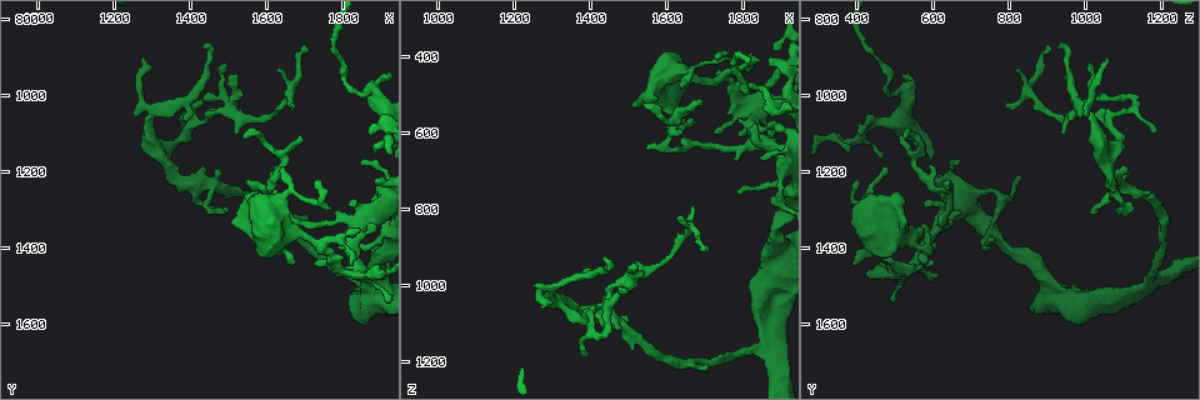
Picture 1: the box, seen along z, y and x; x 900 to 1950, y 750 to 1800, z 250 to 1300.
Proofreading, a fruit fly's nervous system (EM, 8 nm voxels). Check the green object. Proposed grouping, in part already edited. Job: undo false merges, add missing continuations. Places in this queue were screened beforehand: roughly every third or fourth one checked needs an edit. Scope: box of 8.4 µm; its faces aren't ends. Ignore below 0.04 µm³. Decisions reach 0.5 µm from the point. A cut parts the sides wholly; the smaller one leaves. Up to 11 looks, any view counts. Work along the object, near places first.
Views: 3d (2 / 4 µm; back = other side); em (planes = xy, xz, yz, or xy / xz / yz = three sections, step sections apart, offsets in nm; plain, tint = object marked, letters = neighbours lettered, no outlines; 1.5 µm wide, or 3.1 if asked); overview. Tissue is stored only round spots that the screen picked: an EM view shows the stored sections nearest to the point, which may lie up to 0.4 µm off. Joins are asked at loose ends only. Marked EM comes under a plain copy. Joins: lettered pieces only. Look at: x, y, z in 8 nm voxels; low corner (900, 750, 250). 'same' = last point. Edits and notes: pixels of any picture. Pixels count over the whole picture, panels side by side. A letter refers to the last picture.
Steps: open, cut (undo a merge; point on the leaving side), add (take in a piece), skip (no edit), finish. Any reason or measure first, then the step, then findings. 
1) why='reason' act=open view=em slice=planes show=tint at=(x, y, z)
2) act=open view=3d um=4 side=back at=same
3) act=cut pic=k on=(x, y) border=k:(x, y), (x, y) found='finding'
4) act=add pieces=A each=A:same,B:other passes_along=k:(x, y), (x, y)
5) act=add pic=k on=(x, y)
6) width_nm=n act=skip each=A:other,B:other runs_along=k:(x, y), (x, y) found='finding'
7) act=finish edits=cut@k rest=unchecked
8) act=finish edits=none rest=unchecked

why='sudden change in width' act=open view=3d um=4 at=(1850, 1545, 1015)

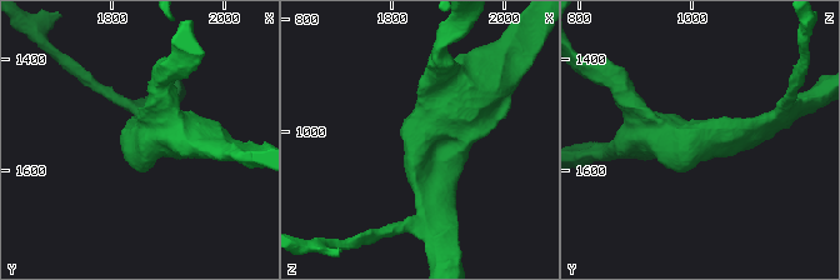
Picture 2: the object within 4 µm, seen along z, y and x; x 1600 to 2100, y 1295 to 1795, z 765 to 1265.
why='need the tissue' act=open view=em slice=planes show=tint at=(1855, 1545, 1015)

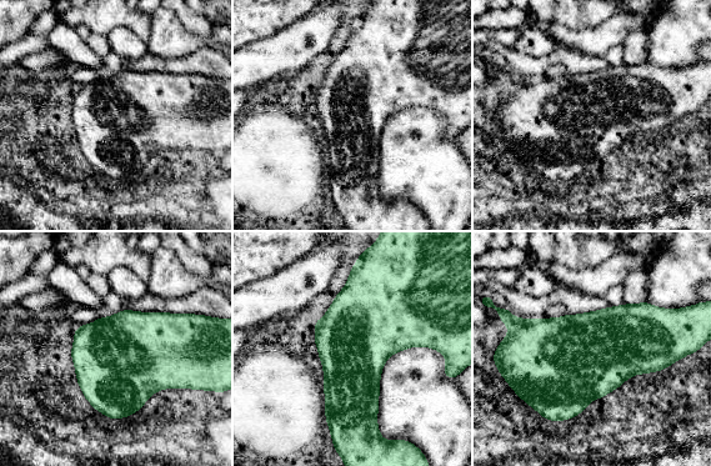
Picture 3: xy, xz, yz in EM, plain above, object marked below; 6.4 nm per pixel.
why='see the neighbours' act=open view=em slice=planes show=letters at=same

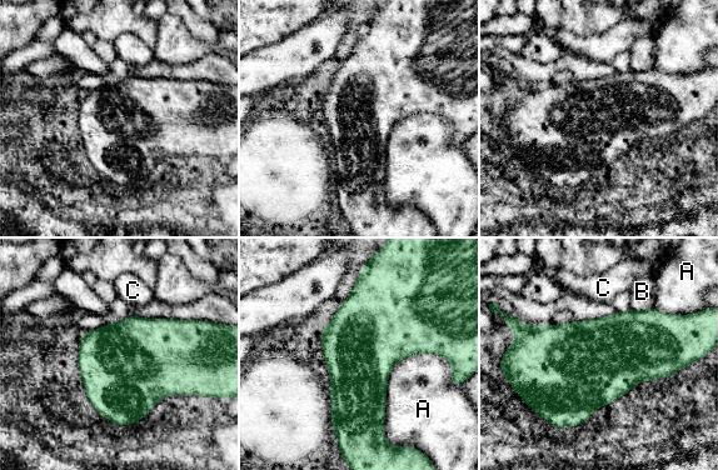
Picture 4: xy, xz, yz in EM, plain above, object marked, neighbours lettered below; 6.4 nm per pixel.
act=skip each=A:other,B:other,C:other border=4:(447, 358), (394, 365), (385, 440) found='all the same neuron'

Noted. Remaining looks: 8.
why='sharp bend' act=open view=3d um=4 at=(1835, 1460, 550)

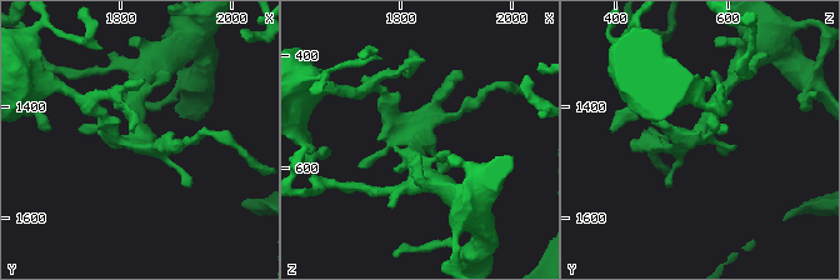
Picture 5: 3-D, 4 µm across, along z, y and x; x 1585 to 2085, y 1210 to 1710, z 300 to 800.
act=open view=em slice=xz step=4 show=tint at=(1830, 1460, 545)

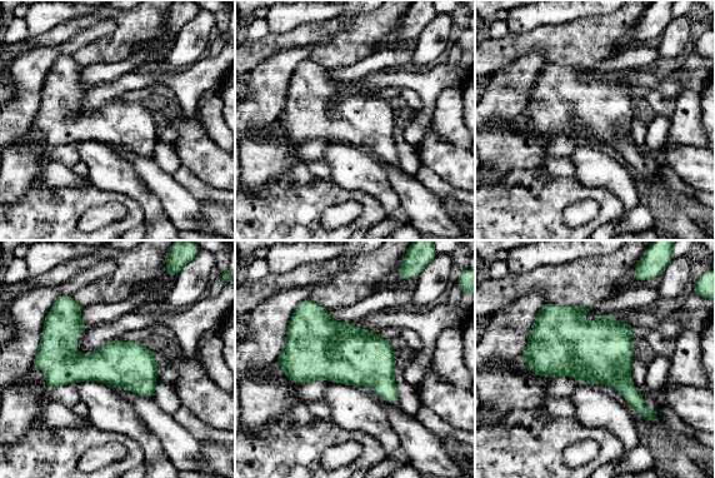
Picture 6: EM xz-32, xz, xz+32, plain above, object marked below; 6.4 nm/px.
why='another direction' act=open view=em slice=planes show=letters at=same

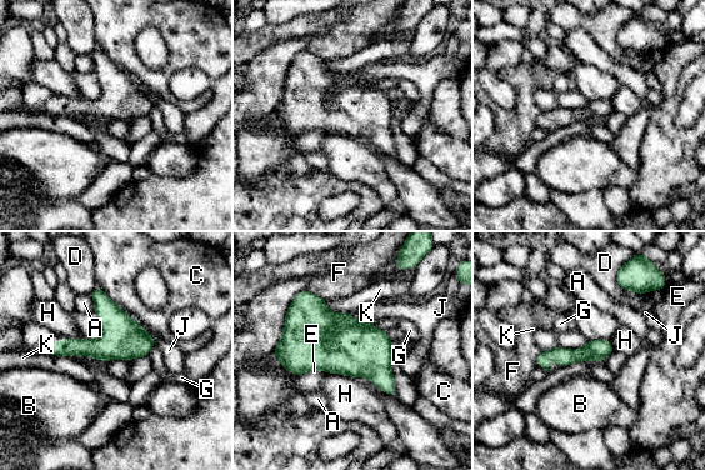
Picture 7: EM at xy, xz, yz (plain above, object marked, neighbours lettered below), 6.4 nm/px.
width_nm=140 act=skip each=A:other,B:other,C:other,D:other,E:other,F:other,G:other,H:other,J:other,K:other runs_along=7:(609, 346), (540, 363) found='one neuron here'

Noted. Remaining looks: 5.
why='thin end' act=open view=3d um=4 at=(1490, 1300, 1025)

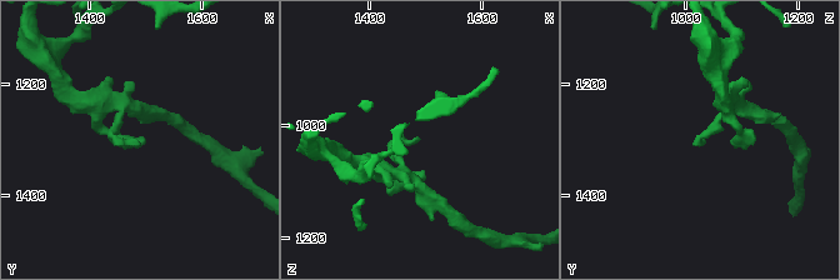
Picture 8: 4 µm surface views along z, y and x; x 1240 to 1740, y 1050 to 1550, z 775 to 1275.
why='need the tissue' act=open view=em um=3.1 slice=xz step=16 show=tint at=(1495, 1300, 1020)

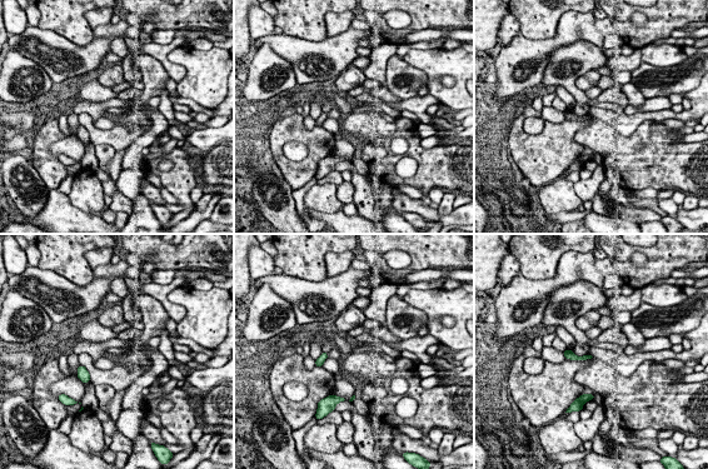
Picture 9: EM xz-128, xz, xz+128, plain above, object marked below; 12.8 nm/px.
act=open view=em um=3.1 slice=planes show=letters at=same

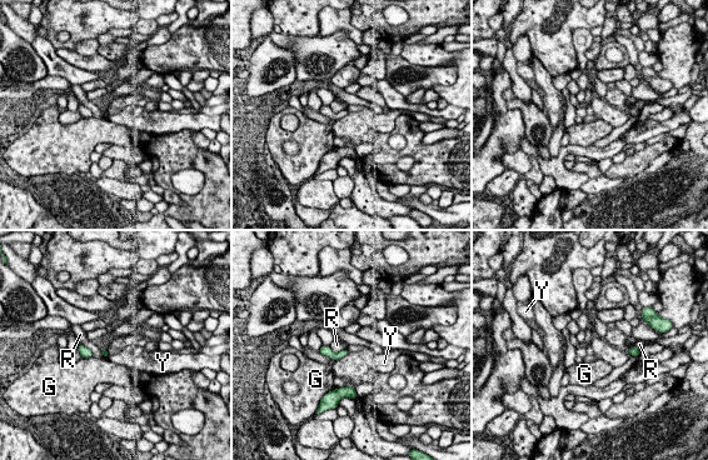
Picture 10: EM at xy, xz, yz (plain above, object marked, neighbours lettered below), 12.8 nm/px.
act=skip each=G:other,R:other,Y:other border=10:(329, 345), (335, 353), (345, 348) found='none of them fits'

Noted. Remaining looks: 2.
why='sharp bend' act=open view=em slice=yz step=4 show=tint at=(1890, 1000, 525)

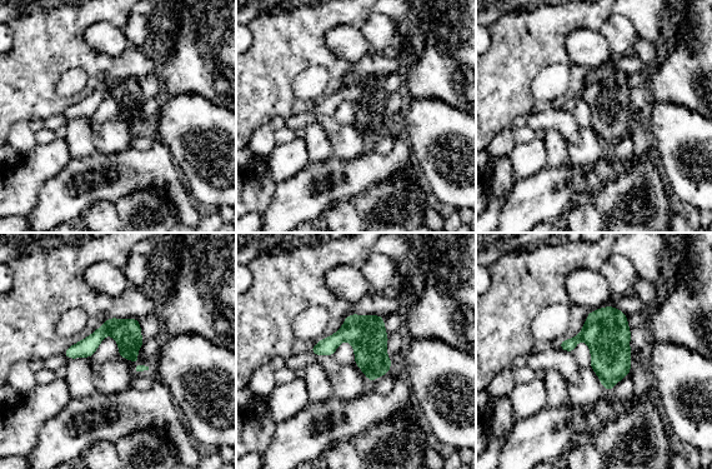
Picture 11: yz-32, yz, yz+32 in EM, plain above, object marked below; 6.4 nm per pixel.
act=open view=em slice=yz step=4 show=letters at=same

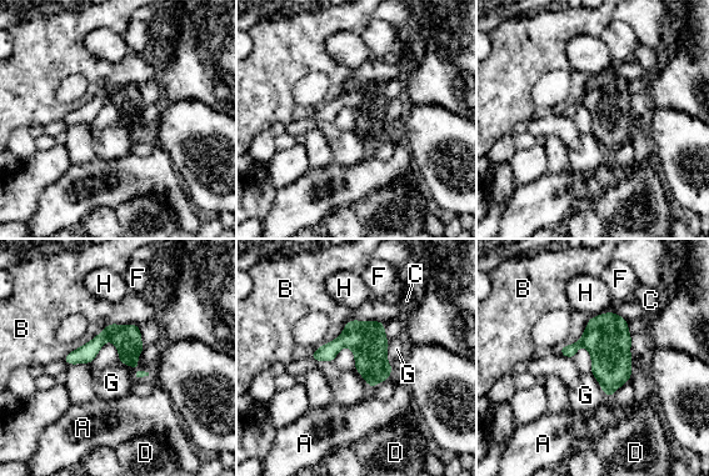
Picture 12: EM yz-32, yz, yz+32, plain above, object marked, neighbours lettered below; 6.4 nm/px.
act=skip each=A:other,B:other,C:other,D:other,F:other,G:other,H:other border=12:(603, 312), (590, 317) found='continuous, no second neuron'

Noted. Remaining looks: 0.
act=finish edits=none rest=unchecked

